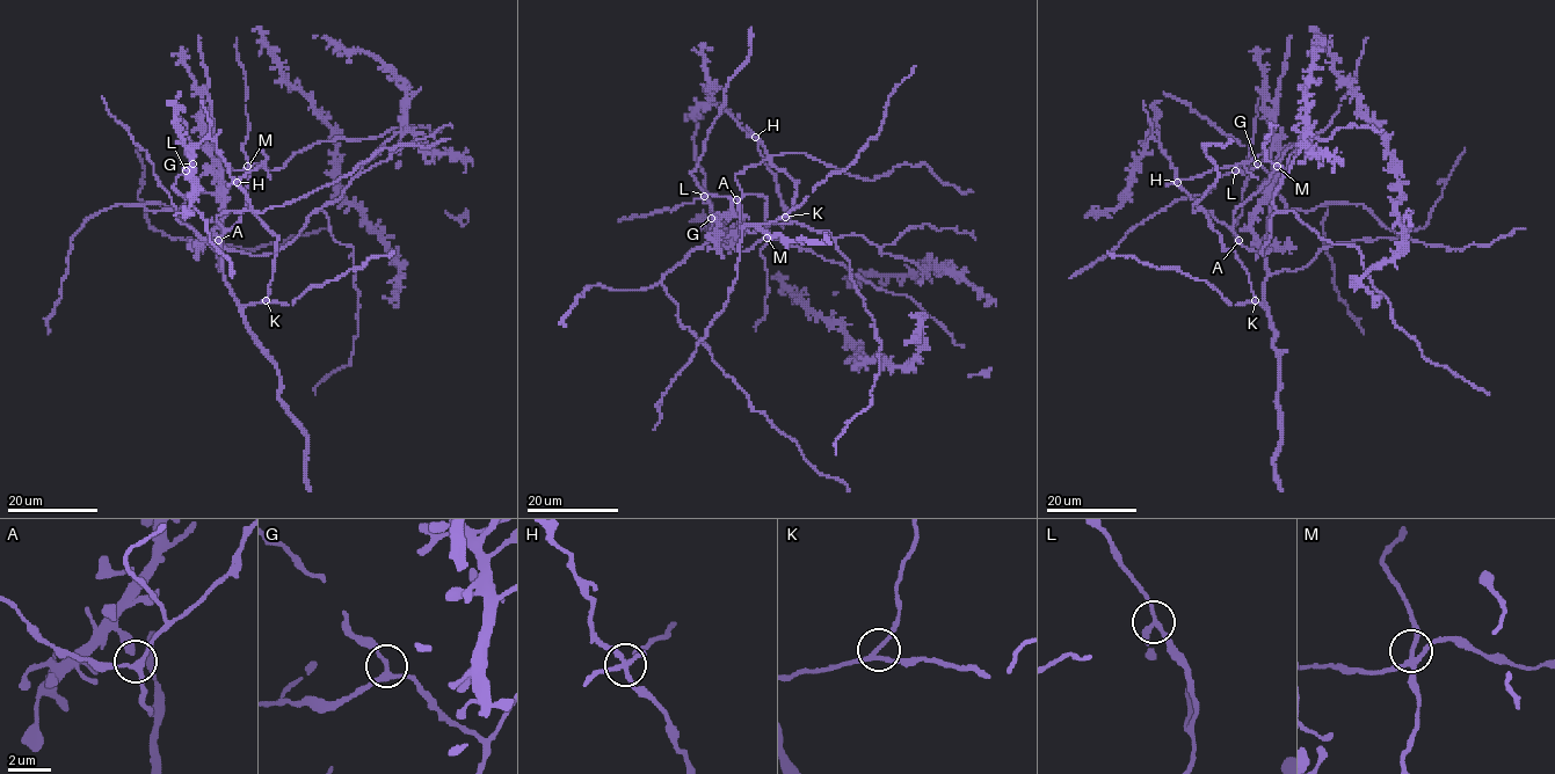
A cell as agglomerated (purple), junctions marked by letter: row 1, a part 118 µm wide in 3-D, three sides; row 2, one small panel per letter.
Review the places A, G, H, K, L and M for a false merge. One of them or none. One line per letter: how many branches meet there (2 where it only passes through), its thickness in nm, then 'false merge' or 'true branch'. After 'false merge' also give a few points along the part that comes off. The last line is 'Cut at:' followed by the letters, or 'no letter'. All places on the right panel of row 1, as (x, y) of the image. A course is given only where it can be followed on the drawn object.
A: branches 3; calibre 190 nm; true branch
G: branches 3; calibre 200 nm; true branch
H: branches 4; calibre 190 nm; false merge; course (1176, 182), (1229, 167), (1266, 150)
K: branches 3; calibre 180 nm; true branch
L: branches 3; calibre 200 nm; true branch
M: branches 4; calibre 240 nm; true branch
Cut at: H

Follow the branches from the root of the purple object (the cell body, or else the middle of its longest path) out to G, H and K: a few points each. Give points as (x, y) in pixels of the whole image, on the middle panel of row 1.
G: (832, 236), (794, 221), (772, 223), (751, 232), (740, 227), (736, 235), (716, 239), (711, 233), (711, 218)
H: (832, 236), (797, 221), (751, 232), (741, 226), (786, 217), (797, 195), (798, 182), (770, 161), (755, 136)
K: (832, 236), (797, 221), (772, 223), (751, 232), (741, 226), (774, 221), (785, 217)

